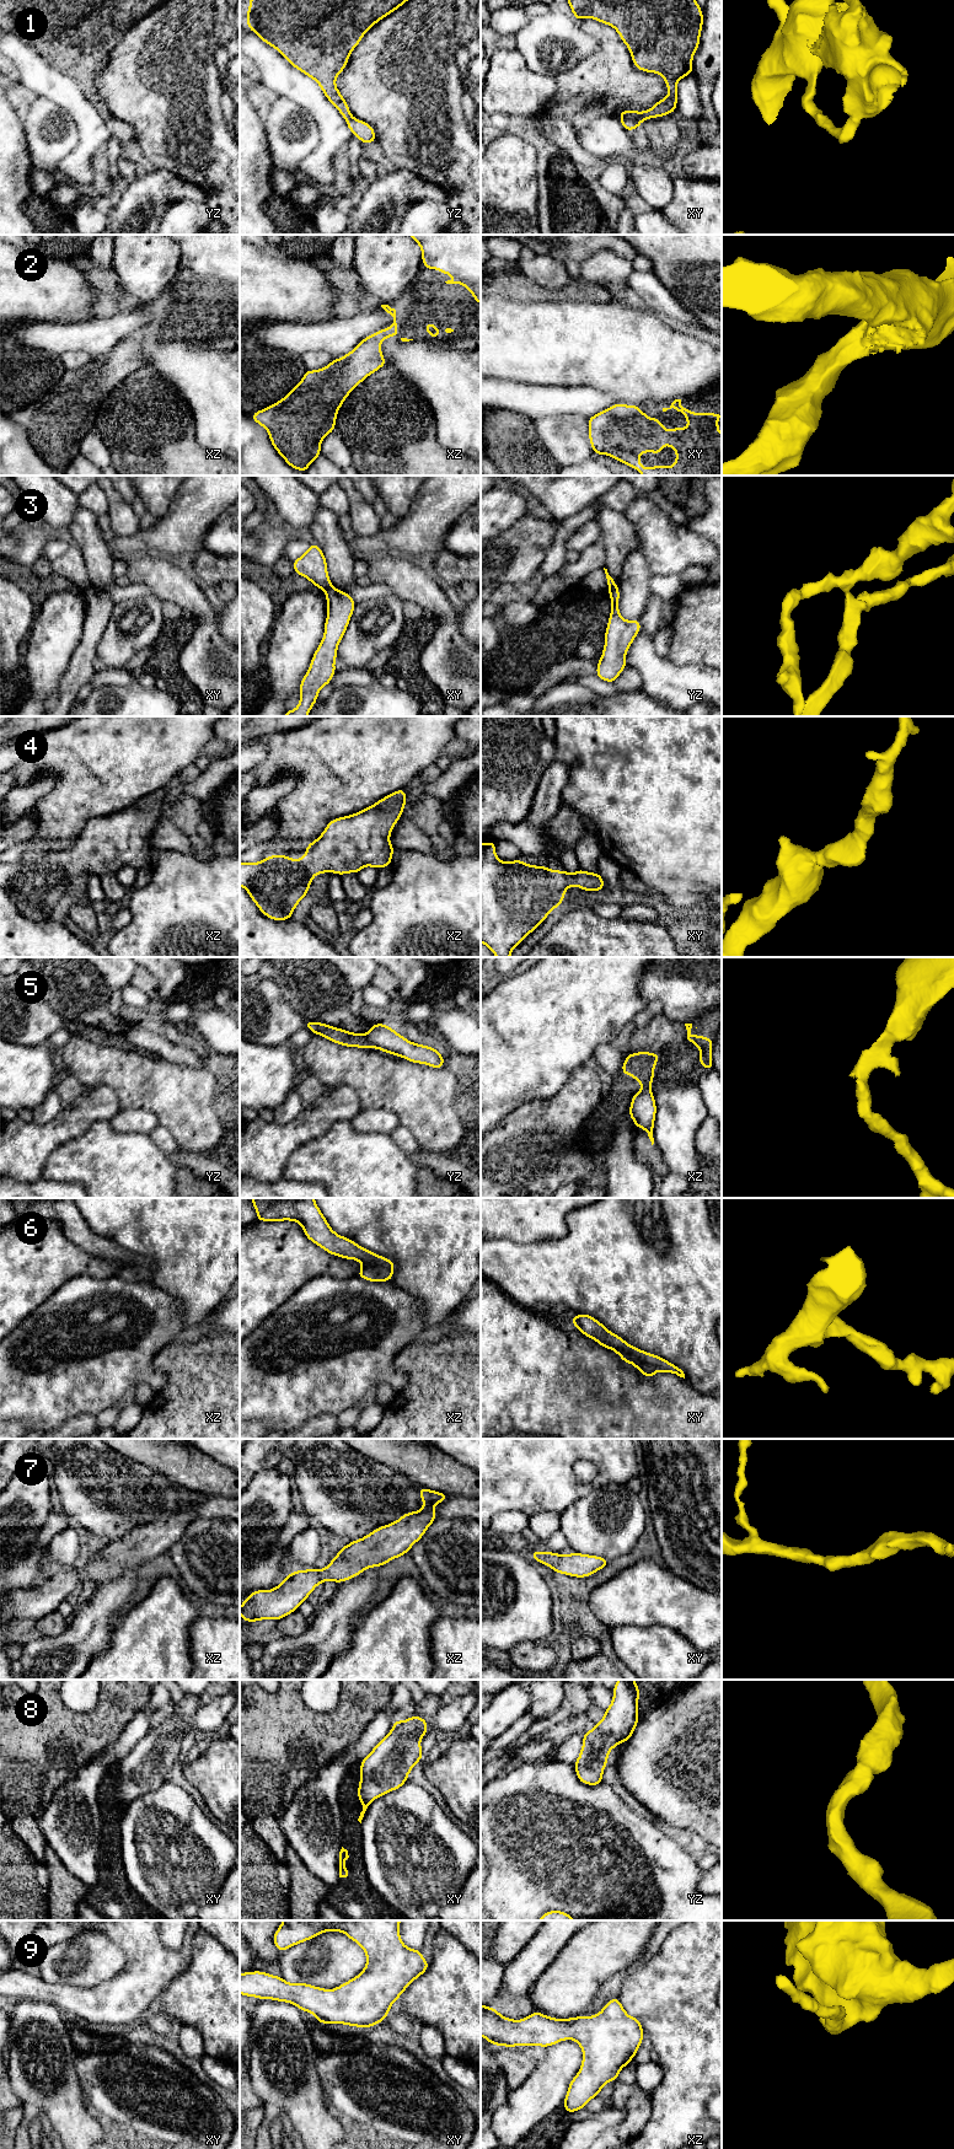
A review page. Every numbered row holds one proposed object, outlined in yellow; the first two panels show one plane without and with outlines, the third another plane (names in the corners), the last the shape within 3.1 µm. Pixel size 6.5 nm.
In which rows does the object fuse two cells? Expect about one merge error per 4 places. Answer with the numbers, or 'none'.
1, 3, 5

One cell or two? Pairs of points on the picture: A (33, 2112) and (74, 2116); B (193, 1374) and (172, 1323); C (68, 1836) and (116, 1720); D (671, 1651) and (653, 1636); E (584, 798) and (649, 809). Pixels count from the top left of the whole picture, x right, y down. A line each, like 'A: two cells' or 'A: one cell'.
A: one cell
B: two cells
C: two cells
D: one cell
E: one cell

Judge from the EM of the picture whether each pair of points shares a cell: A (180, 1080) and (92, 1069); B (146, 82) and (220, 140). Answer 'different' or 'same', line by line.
A: same
B: same

